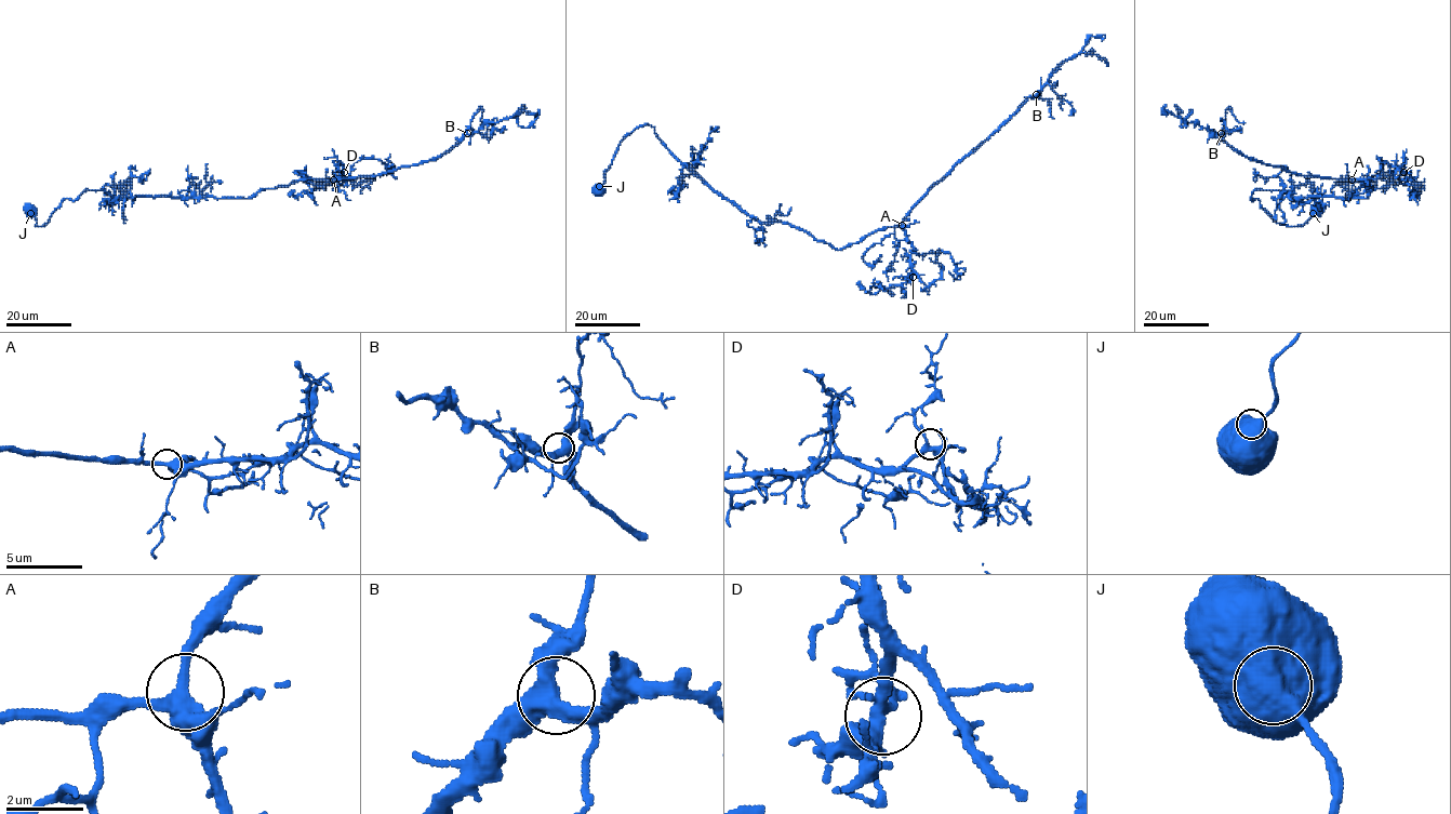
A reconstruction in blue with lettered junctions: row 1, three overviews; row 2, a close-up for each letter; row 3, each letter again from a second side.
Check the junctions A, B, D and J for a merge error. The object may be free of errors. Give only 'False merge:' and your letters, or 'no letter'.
False merge: no letter

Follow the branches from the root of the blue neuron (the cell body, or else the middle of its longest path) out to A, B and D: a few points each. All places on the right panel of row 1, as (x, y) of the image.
A: (1318, 210), (1304, 224), (1287, 226), (1251, 195), (1261, 189), (1293, 198), (1367, 198), (1376, 189), (1352, 179)
B: (1318, 210), (1287, 226), (1251, 195), (1367, 198), (1376, 189), (1250, 159), (1221, 133)
D: (1318, 210), (1287, 226), (1251, 195), (1367, 198), (1376, 189), (1354, 178), (1403, 172)

